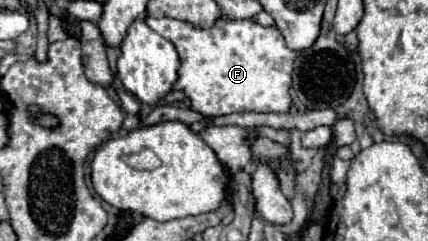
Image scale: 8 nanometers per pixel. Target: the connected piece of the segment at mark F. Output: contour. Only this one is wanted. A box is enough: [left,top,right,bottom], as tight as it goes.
[147,17,297,133]

